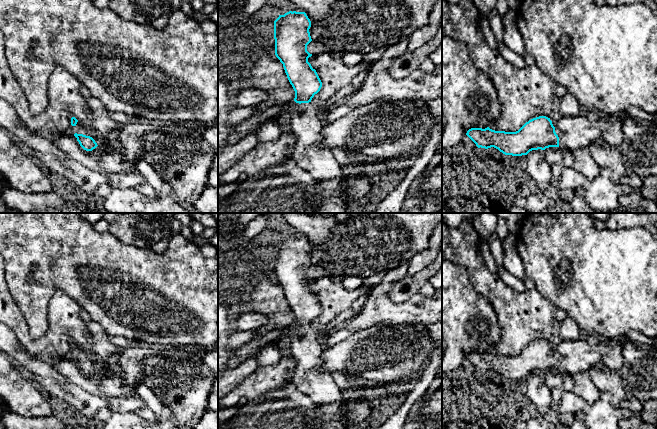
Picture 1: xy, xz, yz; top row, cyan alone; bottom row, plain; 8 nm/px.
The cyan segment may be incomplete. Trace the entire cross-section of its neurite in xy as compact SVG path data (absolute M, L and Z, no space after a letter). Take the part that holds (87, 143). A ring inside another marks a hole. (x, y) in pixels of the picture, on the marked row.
M75 117L71 118L70 132L77 138L77 141L84 150L92 151L98 146L95 140Z

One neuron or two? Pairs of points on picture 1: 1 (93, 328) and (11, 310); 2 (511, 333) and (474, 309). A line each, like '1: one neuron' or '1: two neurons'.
1: two neurons
2: two neurons

